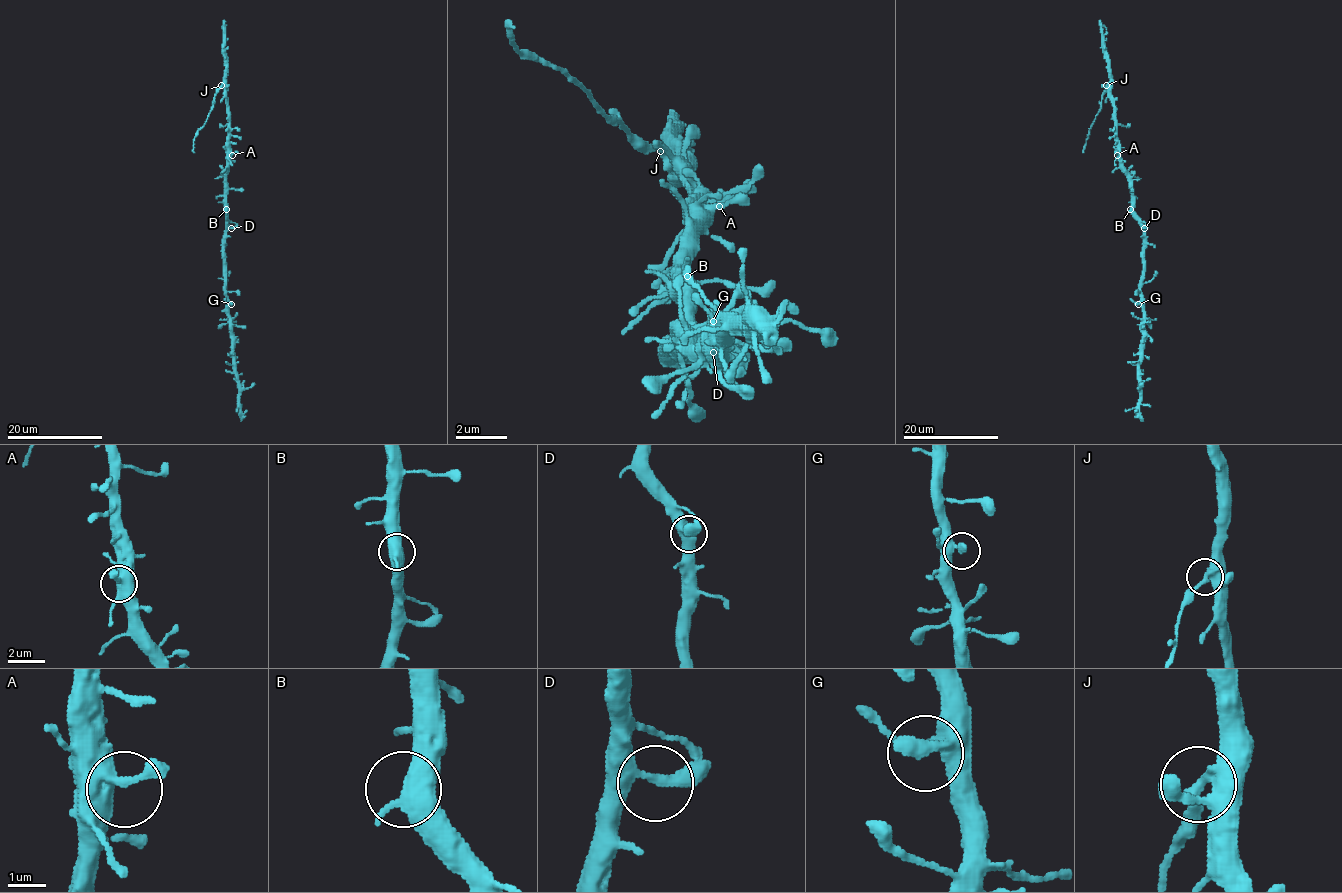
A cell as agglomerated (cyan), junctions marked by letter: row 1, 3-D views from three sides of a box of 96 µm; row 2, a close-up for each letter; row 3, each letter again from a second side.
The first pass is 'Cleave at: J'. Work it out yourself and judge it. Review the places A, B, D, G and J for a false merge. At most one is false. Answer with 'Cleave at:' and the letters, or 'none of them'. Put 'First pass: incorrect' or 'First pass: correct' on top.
First pass: correct
Cleave at: J

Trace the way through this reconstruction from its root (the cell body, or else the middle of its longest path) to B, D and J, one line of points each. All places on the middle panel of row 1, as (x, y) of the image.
B: (681, 295), (681, 282), (687, 276)
D: (681, 295), (681, 314), (687, 321), (687, 327), (713, 352)
J: (681, 295), (681, 257), (694, 238), (700, 200), (694, 187), (662, 155), (662, 149)

